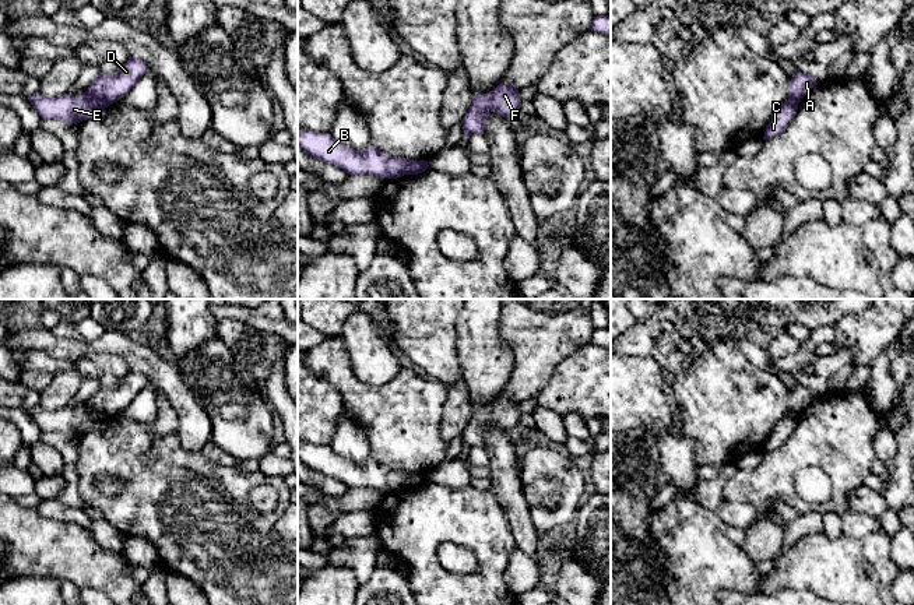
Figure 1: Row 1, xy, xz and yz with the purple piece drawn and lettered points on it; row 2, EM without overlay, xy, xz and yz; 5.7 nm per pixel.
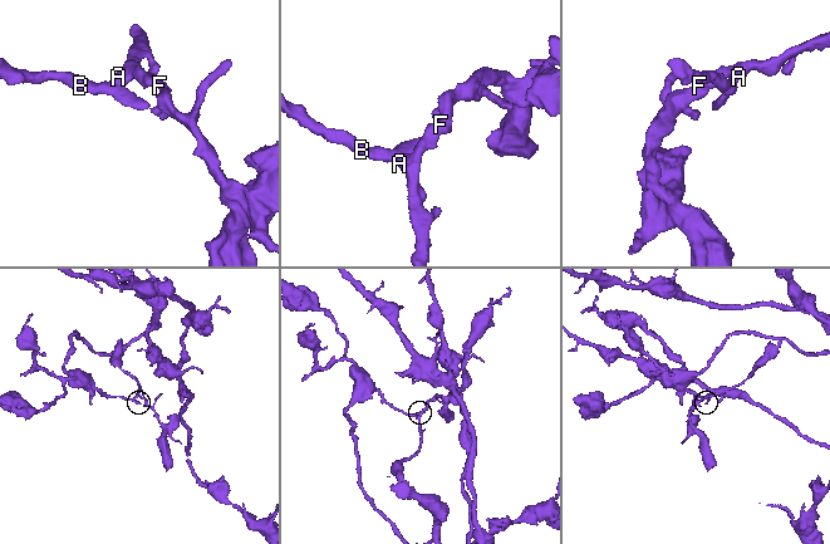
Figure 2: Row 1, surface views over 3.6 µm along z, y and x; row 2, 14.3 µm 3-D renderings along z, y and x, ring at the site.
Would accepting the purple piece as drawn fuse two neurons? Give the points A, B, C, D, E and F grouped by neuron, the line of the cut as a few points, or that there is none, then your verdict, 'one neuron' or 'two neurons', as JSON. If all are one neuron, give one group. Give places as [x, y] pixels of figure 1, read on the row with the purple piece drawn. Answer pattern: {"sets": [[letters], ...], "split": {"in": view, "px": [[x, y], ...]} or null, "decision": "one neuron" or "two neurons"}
{"sets": [["A", "D", "F"], ["B", "C", "E"]], "split": {"in": "xy", "px": [[85, 91], [104, 108]]}, "decision": "two neurons"}

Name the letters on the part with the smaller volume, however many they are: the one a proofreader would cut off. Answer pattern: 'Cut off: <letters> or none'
Cut off: A, D, F

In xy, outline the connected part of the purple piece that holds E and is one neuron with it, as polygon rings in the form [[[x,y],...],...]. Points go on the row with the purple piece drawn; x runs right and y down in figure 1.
[[[41,92],[28,96],[42,120],[59,119],[64,123],[80,123],[89,117],[102,116],[105,108],[87,92],[78,95],[64,94],[57,98],[46,98]]]

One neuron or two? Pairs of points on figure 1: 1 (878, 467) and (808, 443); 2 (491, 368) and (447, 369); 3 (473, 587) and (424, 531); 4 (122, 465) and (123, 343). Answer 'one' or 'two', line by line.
1: two
2: two
3: one
4: two

